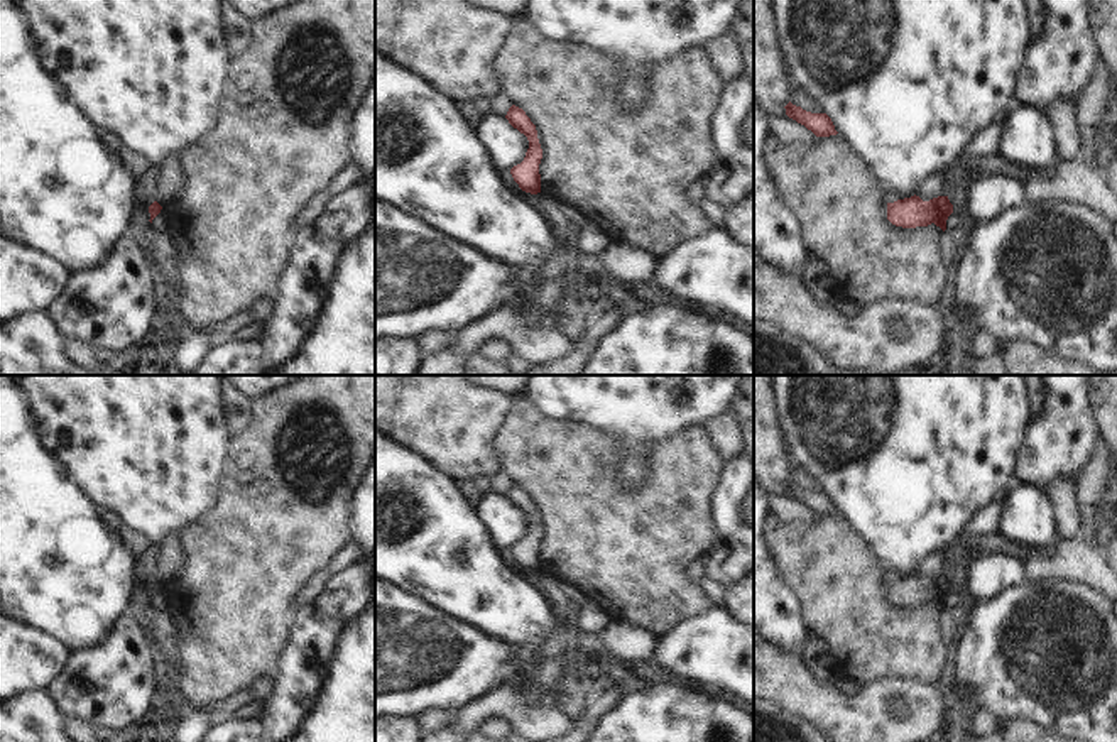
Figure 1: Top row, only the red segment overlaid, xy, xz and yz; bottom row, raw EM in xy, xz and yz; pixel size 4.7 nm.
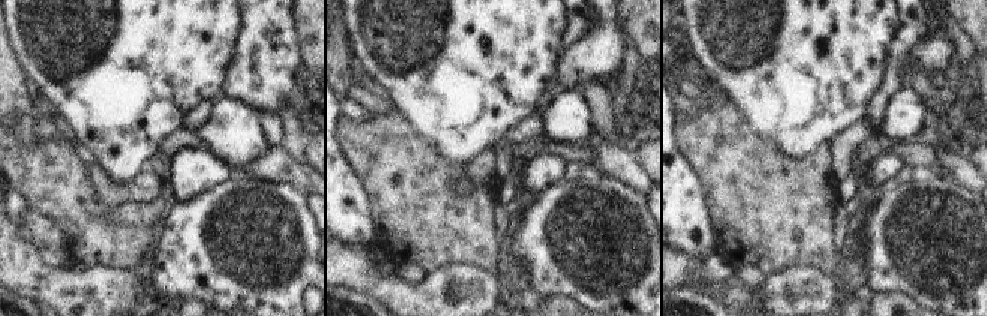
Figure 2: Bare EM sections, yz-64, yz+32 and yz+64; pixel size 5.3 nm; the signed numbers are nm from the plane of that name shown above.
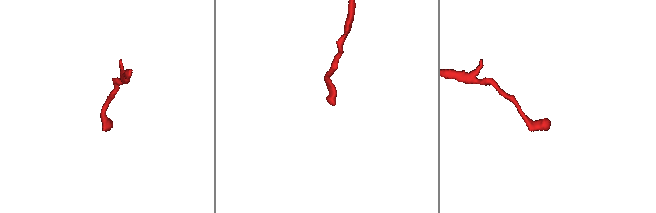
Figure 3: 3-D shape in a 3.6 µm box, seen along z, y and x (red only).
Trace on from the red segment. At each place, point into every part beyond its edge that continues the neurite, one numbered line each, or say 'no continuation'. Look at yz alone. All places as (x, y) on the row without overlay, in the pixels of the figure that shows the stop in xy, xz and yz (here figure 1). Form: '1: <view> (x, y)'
1: yz (953, 600).

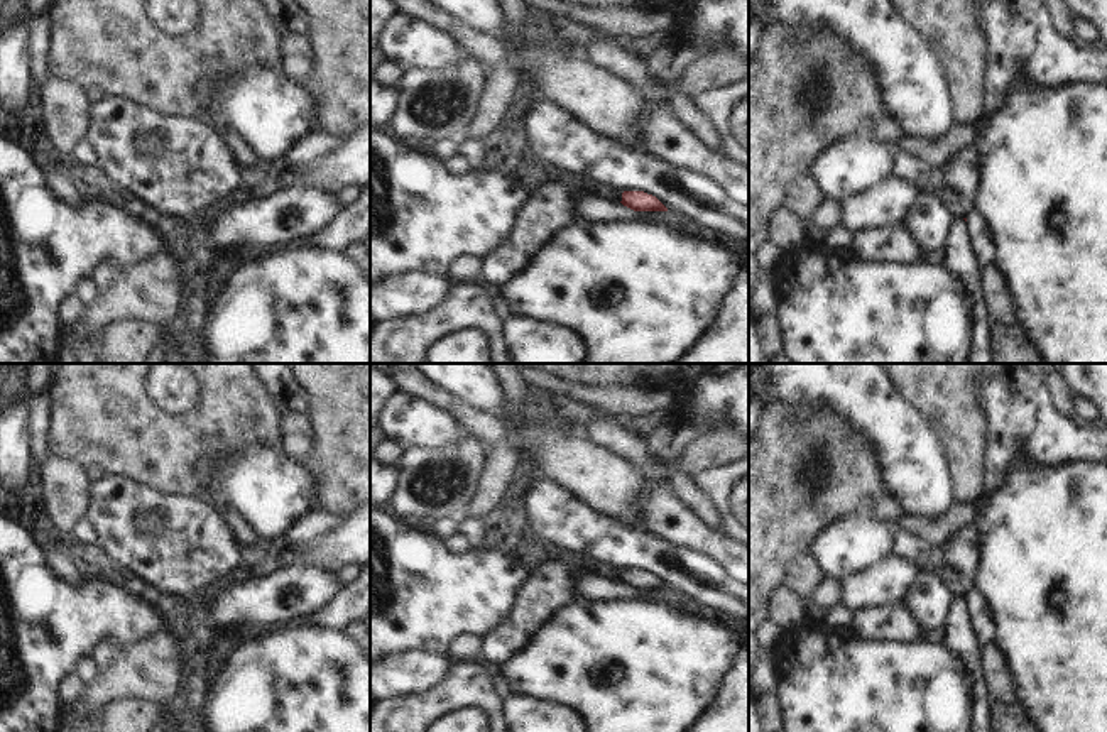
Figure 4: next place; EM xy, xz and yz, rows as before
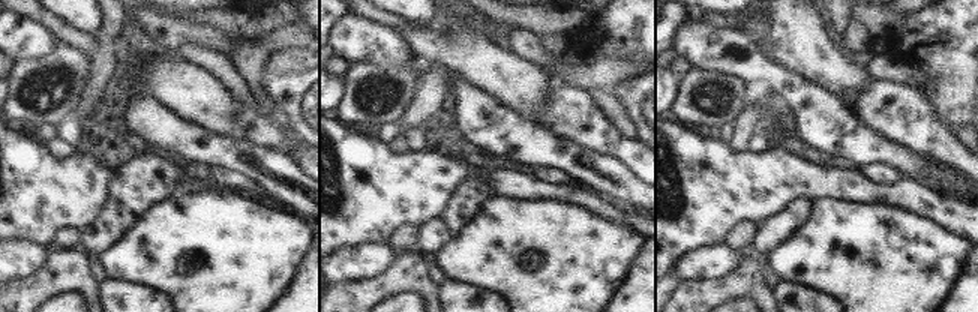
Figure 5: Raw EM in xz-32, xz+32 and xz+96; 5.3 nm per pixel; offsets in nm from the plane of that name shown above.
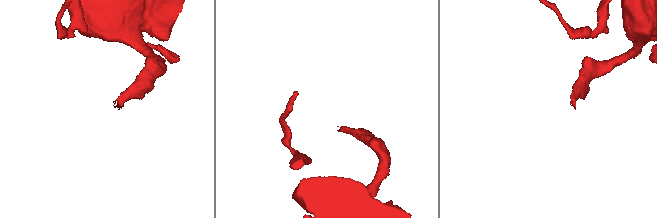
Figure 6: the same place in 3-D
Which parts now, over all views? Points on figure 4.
no continuation.

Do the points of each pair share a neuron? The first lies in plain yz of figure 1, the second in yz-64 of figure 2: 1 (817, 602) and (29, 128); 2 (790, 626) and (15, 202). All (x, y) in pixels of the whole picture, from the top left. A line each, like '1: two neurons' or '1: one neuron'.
1: two neurons
2: one neuron

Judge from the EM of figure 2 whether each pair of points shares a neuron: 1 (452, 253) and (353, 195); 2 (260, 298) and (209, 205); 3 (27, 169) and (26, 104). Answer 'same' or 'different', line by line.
1: different
2: same
3: different

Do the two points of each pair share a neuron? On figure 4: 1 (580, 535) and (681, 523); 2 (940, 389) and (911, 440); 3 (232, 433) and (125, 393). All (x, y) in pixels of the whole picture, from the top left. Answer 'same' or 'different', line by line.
1: different
2: different
3: same

